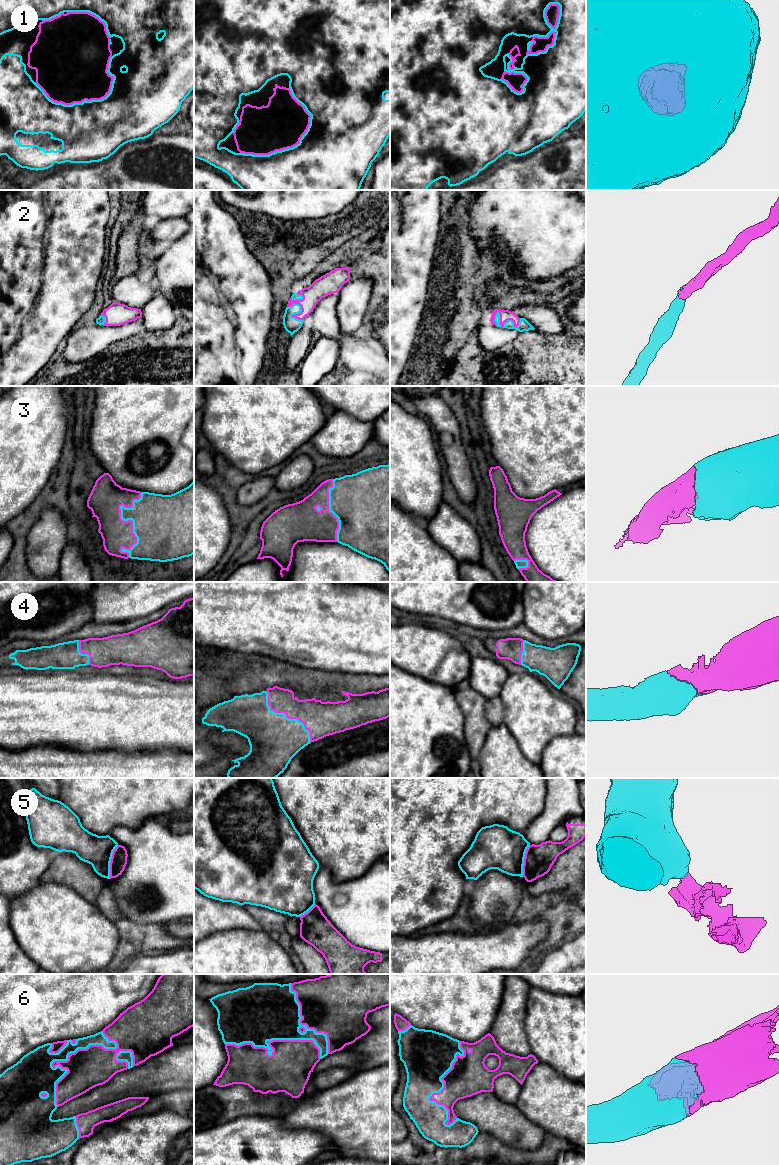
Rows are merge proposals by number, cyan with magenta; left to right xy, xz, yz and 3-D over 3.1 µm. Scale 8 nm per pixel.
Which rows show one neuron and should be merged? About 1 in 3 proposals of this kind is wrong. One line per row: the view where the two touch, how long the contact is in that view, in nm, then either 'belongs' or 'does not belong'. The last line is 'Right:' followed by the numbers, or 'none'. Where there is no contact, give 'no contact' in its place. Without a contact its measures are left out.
1: yz | 500 nm | belongs
2: yz | 220 nm | belongs
3: xy | 550 nm | belongs
4: xz | 550 nm | belongs
5: xy | 280 nm | does not belong
6: xy | 700 nm | belongs
Right: 1, 2, 3, 4, 6

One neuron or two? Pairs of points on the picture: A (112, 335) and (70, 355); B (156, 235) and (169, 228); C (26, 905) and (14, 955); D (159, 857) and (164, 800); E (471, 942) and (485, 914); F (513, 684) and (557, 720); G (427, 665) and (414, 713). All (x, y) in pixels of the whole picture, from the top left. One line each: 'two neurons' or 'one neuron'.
A: one neuron
B: one neuron
C: two neurons
D: two neurons
E: two neurons
F: one neuron
G: two neurons

